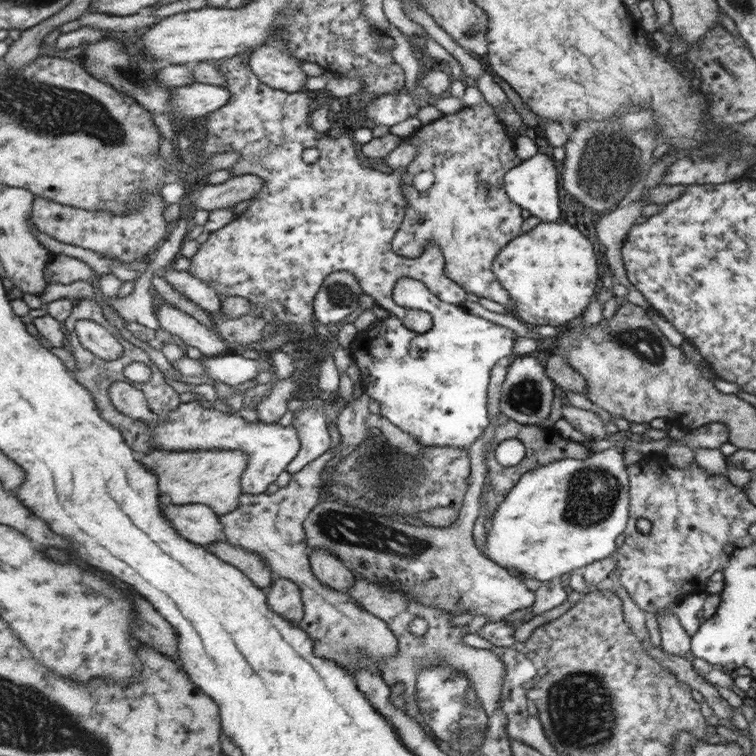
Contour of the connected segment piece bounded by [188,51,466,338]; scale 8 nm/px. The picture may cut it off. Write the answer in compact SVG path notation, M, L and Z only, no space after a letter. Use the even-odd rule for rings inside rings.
M245 51L240 55L232 56L229 59L221 59L217 70L220 70L220 73L225 79L225 84L223 87L228 89L230 97L228 102L225 103L221 108L210 112L206 117L206 142L204 149L201 150L196 159L197 162L202 160L208 160L210 154L229 152L236 150L239 152L239 159L234 162L234 164L229 169L229 174L231 178L235 176L241 176L241 174L253 174L254 176L260 177L261 180L265 180L265 187L261 188L261 191L257 195L248 201L248 206L245 208L244 212L235 216L234 220L231 220L229 224L222 226L221 228L215 229L214 231L209 232L209 237L206 242L201 246L197 255L195 255L192 260L191 268L188 270L193 276L204 280L209 284L209 288L212 288L218 296L220 302L227 298L227 296L241 296L248 300L251 305L251 315L253 317L261 317L263 311L268 308L275 318L275 322L278 323L277 328L287 329L293 328L299 336L313 336L313 326L315 321L312 314L312 302L316 296L316 292L320 290L320 287L323 286L324 279L327 276L331 275L335 271L347 271L353 274L357 279L359 286L361 287L362 294L368 294L373 298L375 304L381 307L382 309L389 312L389 315L399 318L407 328L412 329L413 332L423 333L431 328L430 316L427 315L424 311L417 311L412 309L405 309L400 307L395 303L393 299L393 288L397 280L401 278L410 278L413 280L418 280L420 283L423 283L430 293L433 293L433 296L440 298L442 301L445 301L449 304L463 303L465 301L466 291L464 288L461 288L461 285L457 284L456 281L449 280L448 277L444 275L444 257L441 255L441 252L433 247L426 250L422 255L417 256L417 258L407 258L397 254L392 248L391 243L395 238L396 231L399 230L400 224L404 219L404 211L407 207L407 202L404 200L403 192L404 190L404 177L406 167L401 167L398 169L392 169L389 174L383 174L383 172L378 172L377 168L366 168L365 159L361 160L361 148L357 148L357 141L353 140L348 132L343 132L333 139L329 137L327 133L315 132L308 124L308 117L310 112L313 109L317 108L315 100L317 96L308 96L307 91L299 90L297 92L290 93L289 91L284 90L275 90L263 84L252 72L249 70L248 58L250 51ZM304 148L316 148L319 152L319 157L315 162L306 164L301 159L301 152Z

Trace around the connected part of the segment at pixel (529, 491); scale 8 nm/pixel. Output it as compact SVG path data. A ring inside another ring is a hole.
M615 448L604 449L602 452L593 453L587 456L584 460L565 459L548 462L547 464L536 466L530 471L524 472L517 479L516 484L511 487L511 490L501 499L499 499L498 507L491 517L491 529L485 536L484 556L489 560L496 561L496 564L501 565L504 569L509 570L520 578L533 578L543 582L549 579L559 578L567 572L575 573L581 570L582 567L587 567L588 564L595 563L597 560L607 559L607 556L612 555L615 550L615 538L624 532L625 522L627 520L627 473L625 472L625 464L621 460L621 452Z

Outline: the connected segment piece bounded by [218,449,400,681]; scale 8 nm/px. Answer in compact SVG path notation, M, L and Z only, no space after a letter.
M327 449L315 461L290 475L289 482L272 494L241 494L240 506L218 519L222 524L221 541L261 555L274 577L286 578L297 585L303 599L304 614L295 625L312 639L312 648L317 648L317 656L335 662L352 674L355 681L355 672L361 670L381 676L385 660L397 658L400 650L395 633L384 620L361 608L347 591L323 586L312 575L302 524L308 512L322 499L320 488L323 484L319 476L325 462L334 456L334 450Z

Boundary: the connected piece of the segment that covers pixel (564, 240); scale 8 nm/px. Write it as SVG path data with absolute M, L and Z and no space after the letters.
M539 221L500 250L501 256L497 256L497 264L492 264L492 272L497 272L496 279L509 288L517 319L529 327L565 324L579 317L595 294L595 252L591 242L569 224Z

